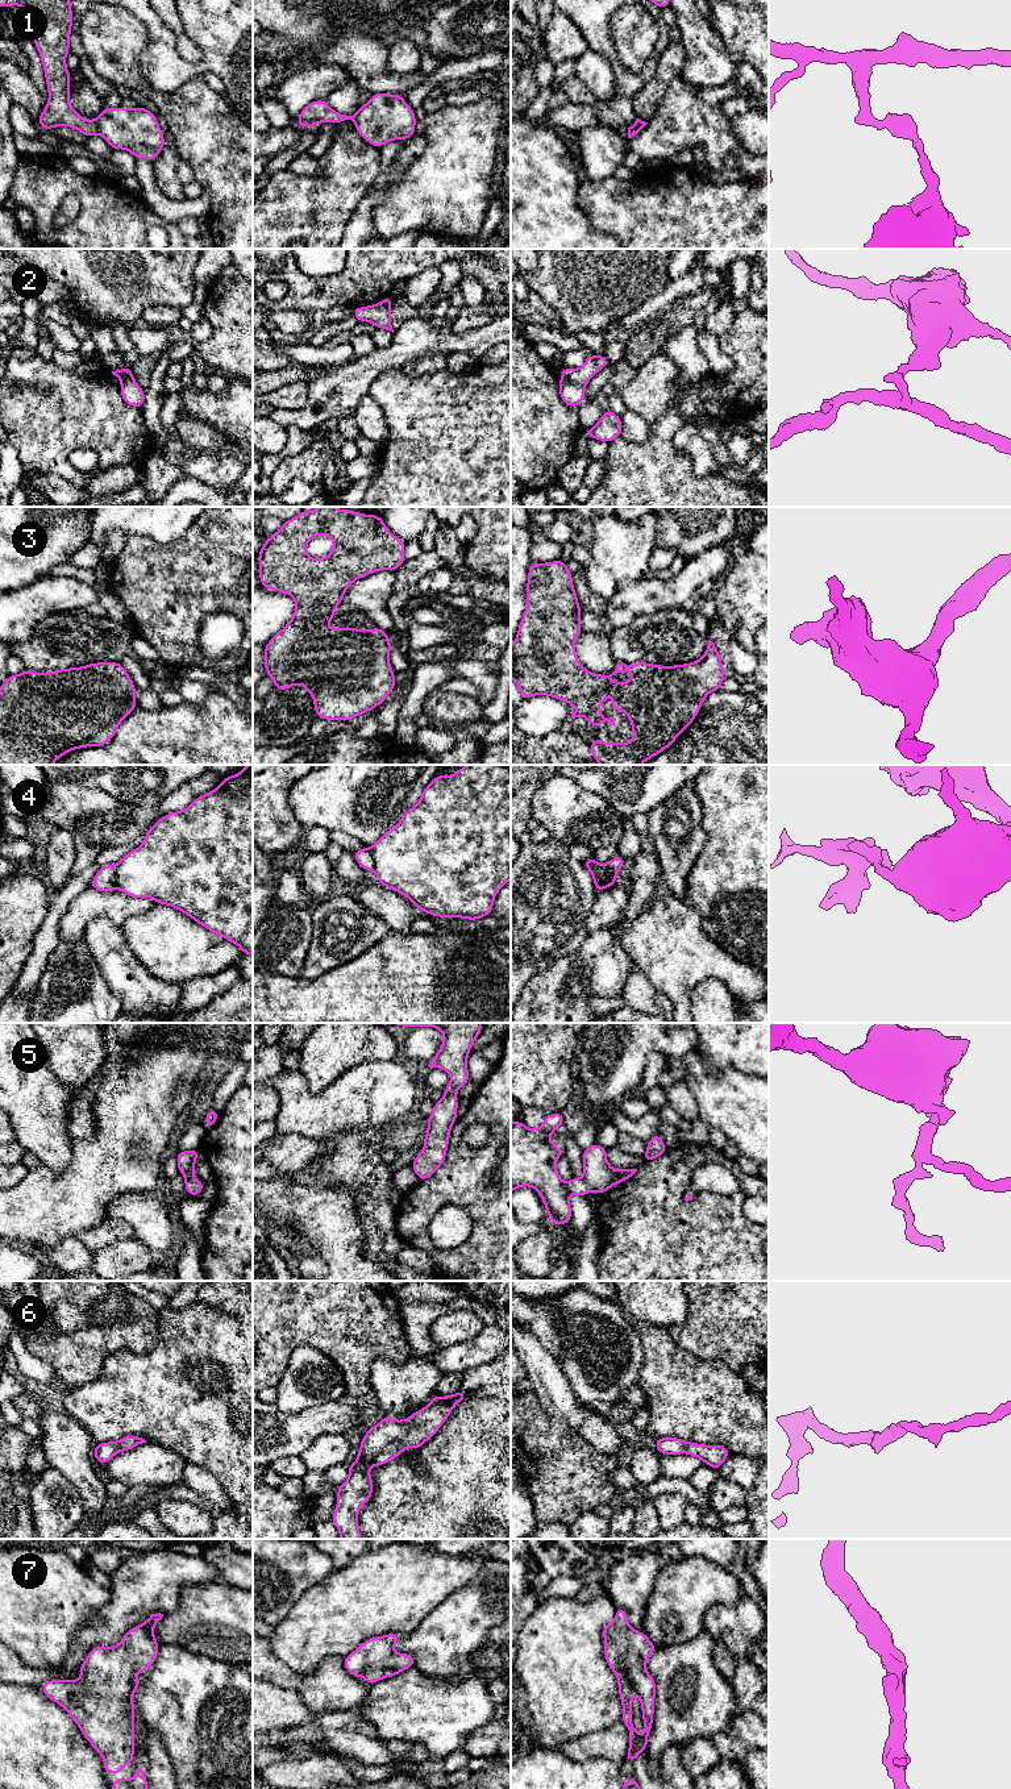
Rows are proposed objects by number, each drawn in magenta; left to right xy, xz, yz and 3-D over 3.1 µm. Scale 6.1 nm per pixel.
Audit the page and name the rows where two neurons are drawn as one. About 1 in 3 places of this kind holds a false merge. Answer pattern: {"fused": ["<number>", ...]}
{"fused": ["1", "2", "4"]}

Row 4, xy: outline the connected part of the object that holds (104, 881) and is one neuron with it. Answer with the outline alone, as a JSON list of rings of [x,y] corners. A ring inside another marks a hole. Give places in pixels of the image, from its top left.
[[[107,865],[97,869],[96,875],[88,886],[103,893],[109,893],[117,889],[116,885],[116,865]]]

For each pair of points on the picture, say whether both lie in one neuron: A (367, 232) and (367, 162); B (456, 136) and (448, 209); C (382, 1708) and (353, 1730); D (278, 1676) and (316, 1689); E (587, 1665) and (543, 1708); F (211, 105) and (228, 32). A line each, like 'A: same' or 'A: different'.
A: different
B: same
C: different
D: same
E: same
F: different

